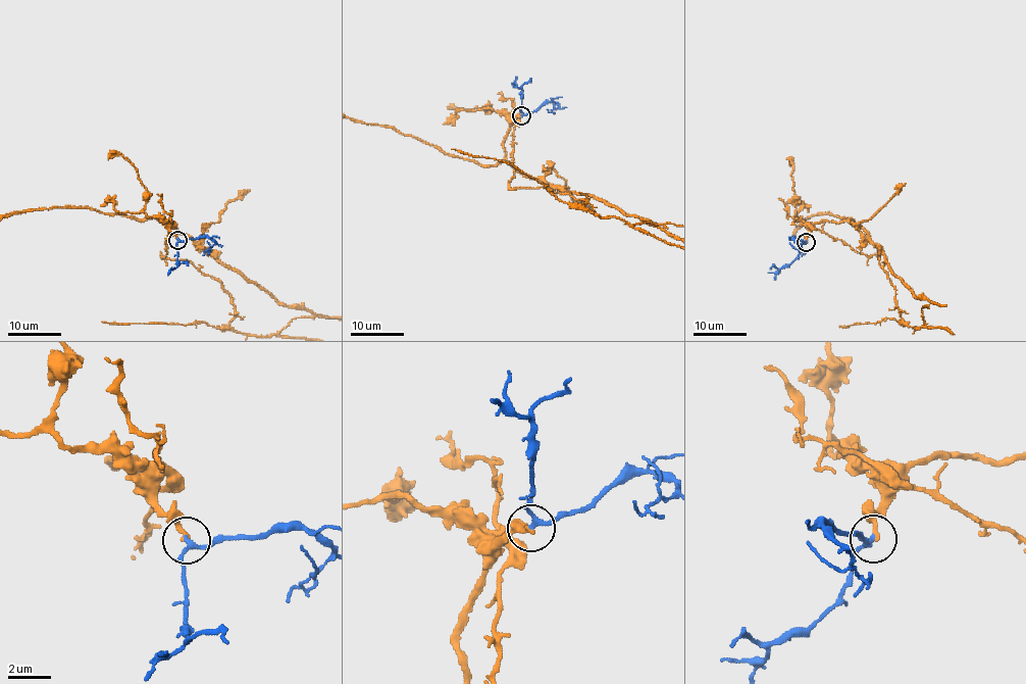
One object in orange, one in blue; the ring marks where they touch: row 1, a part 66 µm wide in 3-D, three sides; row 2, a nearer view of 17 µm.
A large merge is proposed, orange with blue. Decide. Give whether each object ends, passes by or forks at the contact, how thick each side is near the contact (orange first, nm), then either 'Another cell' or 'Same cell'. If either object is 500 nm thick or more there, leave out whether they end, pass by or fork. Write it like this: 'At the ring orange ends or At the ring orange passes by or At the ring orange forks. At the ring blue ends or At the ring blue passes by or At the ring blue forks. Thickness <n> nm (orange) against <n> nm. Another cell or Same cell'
At the ring orange ends. At the ring blue passes by. Thickness 240 nm (orange) against 200 nm. Another cell

